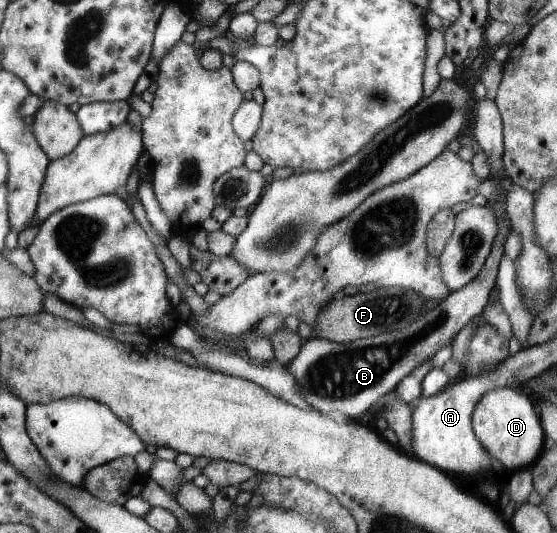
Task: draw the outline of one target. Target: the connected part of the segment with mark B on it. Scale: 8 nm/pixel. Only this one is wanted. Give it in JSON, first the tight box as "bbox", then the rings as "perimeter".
{"bbox":[285,206,508,420],"perimeter":[[[488,206],[498,217],[498,233],[492,252],[482,264],[481,271],[460,289],[449,292],[433,309],[422,314],[412,324],[397,332],[380,333],[339,344],[322,338],[308,338],[299,352],[286,364],[285,371],[293,377],[297,393],[321,414],[350,420],[363,420],[378,398],[388,394],[413,367],[432,357],[472,316],[478,316],[495,285],[496,267],[503,253],[503,231],[508,227],[499,217],[497,206]]]}

